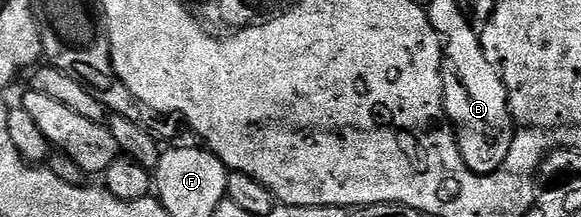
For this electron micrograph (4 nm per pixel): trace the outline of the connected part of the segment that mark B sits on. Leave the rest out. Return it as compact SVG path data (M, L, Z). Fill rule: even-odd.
M449 35L444 46L444 109L456 131L460 154L476 173L493 173L514 153L514 122L499 71L486 59L484 45L467 35Z

